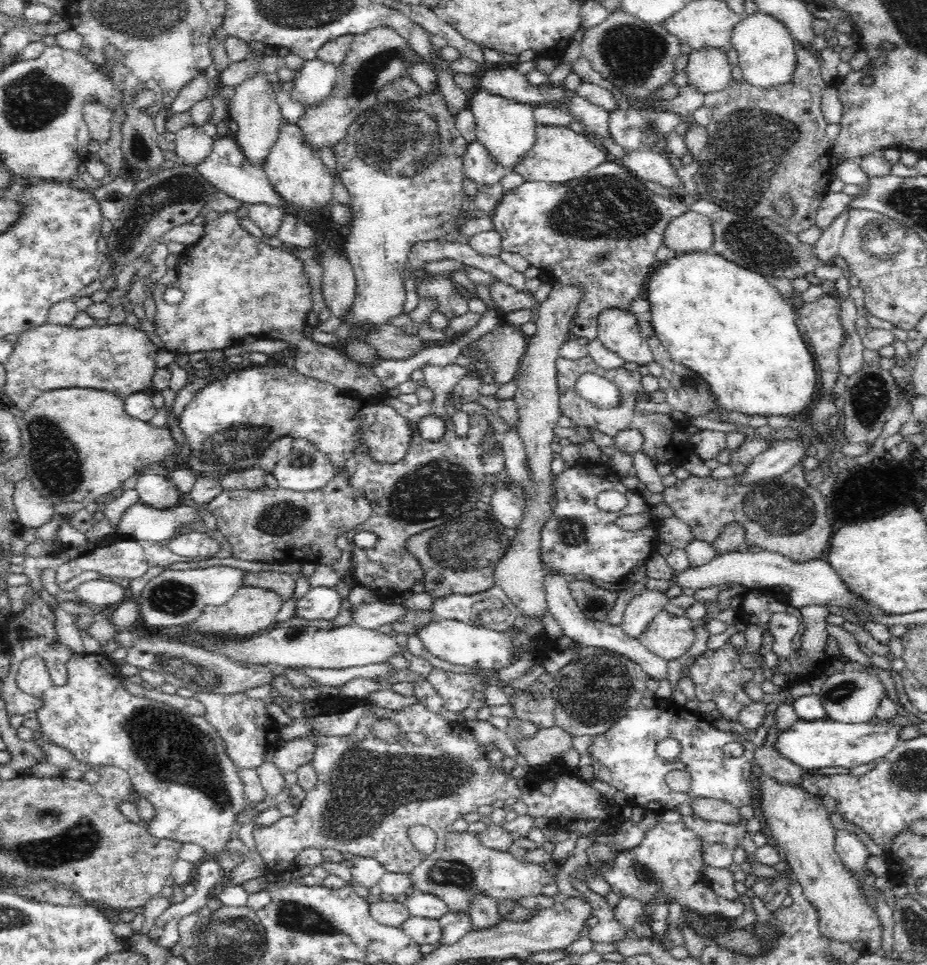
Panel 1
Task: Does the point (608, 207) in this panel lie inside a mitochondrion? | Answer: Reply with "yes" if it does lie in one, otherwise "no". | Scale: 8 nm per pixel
yes

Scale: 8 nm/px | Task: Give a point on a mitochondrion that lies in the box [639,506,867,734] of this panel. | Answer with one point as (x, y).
(840, 691)

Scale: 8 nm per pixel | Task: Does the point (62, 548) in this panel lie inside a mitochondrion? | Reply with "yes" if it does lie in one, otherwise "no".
no

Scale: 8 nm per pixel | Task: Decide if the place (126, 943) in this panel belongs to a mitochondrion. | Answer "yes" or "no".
no

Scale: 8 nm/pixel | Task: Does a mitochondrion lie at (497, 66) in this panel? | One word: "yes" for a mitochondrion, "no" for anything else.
no

